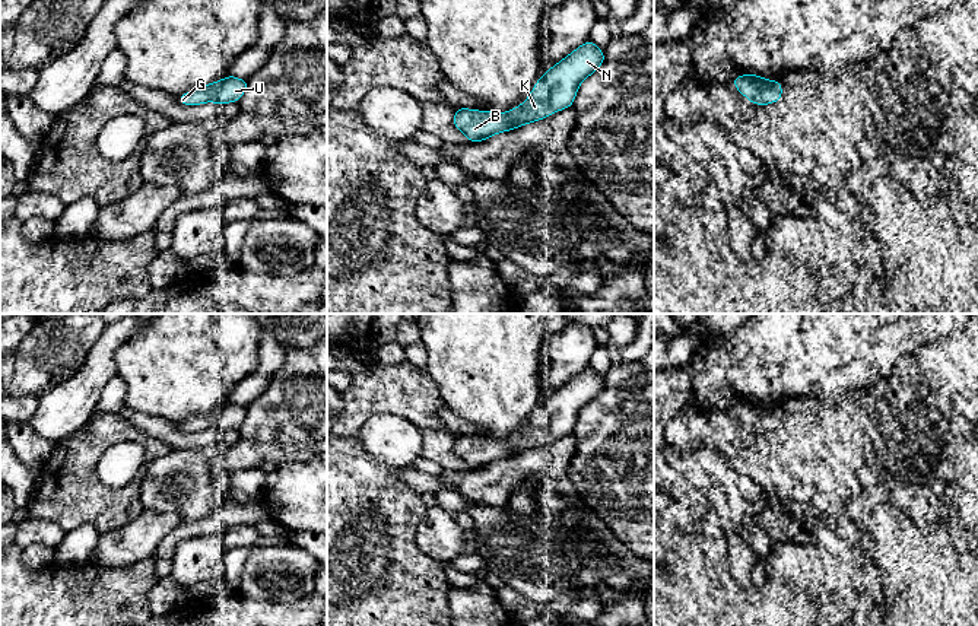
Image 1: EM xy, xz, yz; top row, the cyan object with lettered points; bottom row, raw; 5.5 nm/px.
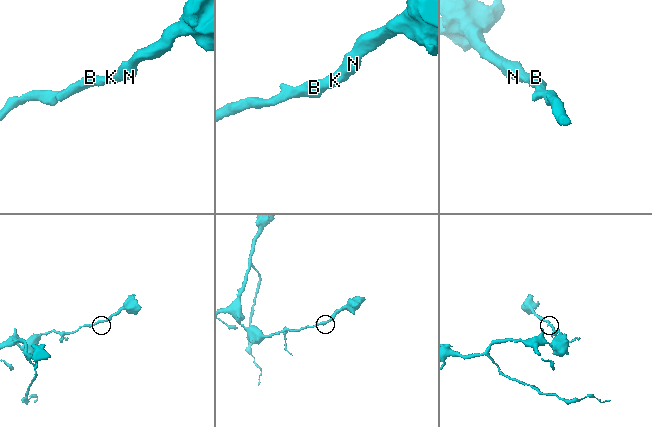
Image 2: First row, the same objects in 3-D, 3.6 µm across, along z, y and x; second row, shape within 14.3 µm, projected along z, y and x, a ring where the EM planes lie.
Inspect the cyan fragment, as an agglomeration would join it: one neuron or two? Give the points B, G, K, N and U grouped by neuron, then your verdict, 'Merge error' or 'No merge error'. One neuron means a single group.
Groups: B G K N U. No merge error

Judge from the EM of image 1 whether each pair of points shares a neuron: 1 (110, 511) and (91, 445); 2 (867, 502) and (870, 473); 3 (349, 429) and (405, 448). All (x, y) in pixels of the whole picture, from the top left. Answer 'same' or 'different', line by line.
1: same
2: different
3: different

